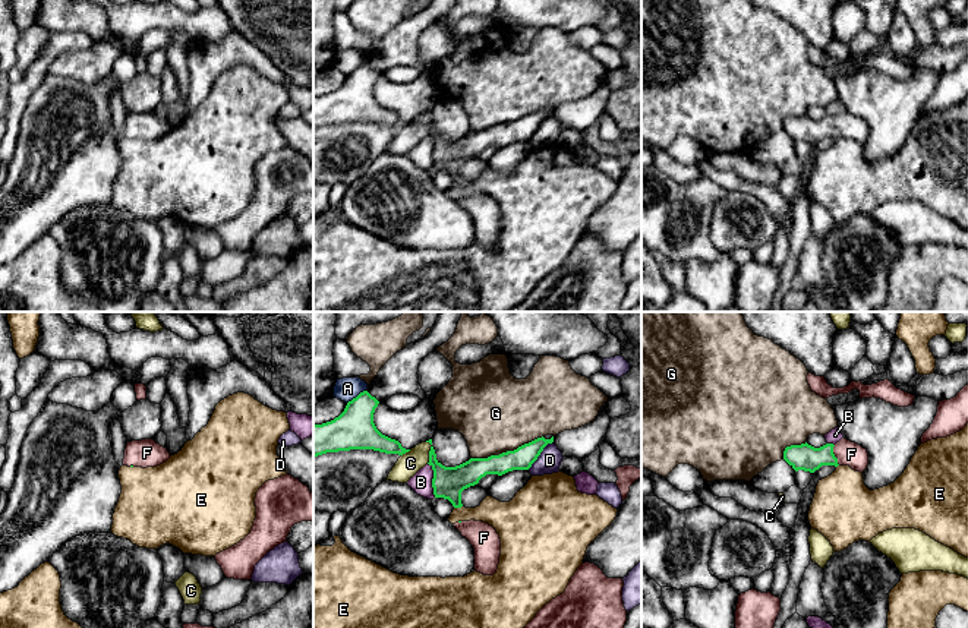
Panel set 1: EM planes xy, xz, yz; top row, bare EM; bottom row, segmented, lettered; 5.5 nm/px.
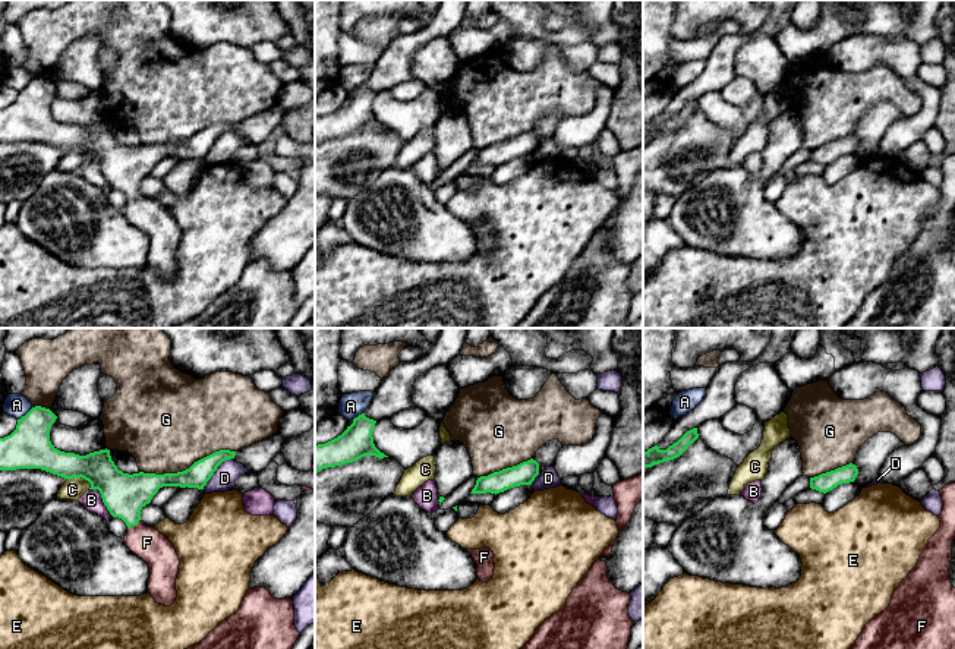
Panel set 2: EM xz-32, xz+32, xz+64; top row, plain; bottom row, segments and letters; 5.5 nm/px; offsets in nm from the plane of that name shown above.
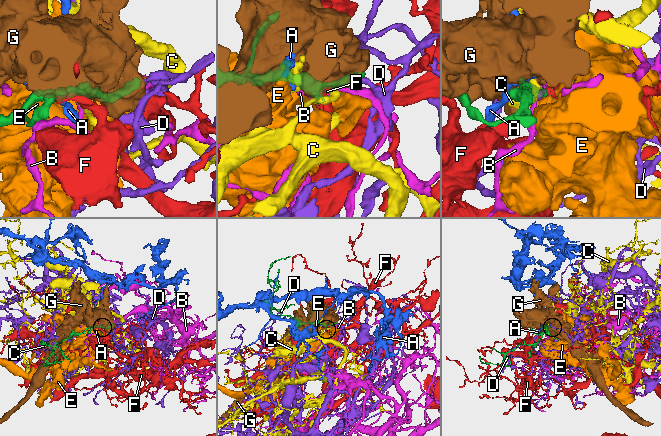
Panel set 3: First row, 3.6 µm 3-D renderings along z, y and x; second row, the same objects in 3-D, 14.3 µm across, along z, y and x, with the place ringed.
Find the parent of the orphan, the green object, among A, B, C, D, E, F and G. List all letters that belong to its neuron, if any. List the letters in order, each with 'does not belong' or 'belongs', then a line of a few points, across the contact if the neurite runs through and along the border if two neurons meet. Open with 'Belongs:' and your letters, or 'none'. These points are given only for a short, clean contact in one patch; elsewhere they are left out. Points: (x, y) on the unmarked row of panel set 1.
Belongs: F
A: does not belong; line xz (365, 62), (347, 75)
B: does not belong; line xz (428, 135), (432, 142), (432, 166), (435, 169)
C: does not belong; line xz (428, 113), (431, 120), (426, 135)
D: does not belong
E: does not belong; line xz (462, 177), (454, 180)
F: belongs; line yz (804, 129), (834, 128), (848, 125)
G: does not belong

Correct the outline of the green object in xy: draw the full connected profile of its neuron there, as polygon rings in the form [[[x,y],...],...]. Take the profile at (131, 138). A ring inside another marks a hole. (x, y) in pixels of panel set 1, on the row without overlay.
[[[154,111],[127,114],[124,122],[123,138],[127,139],[157,139],[170,130],[167,120]]]

